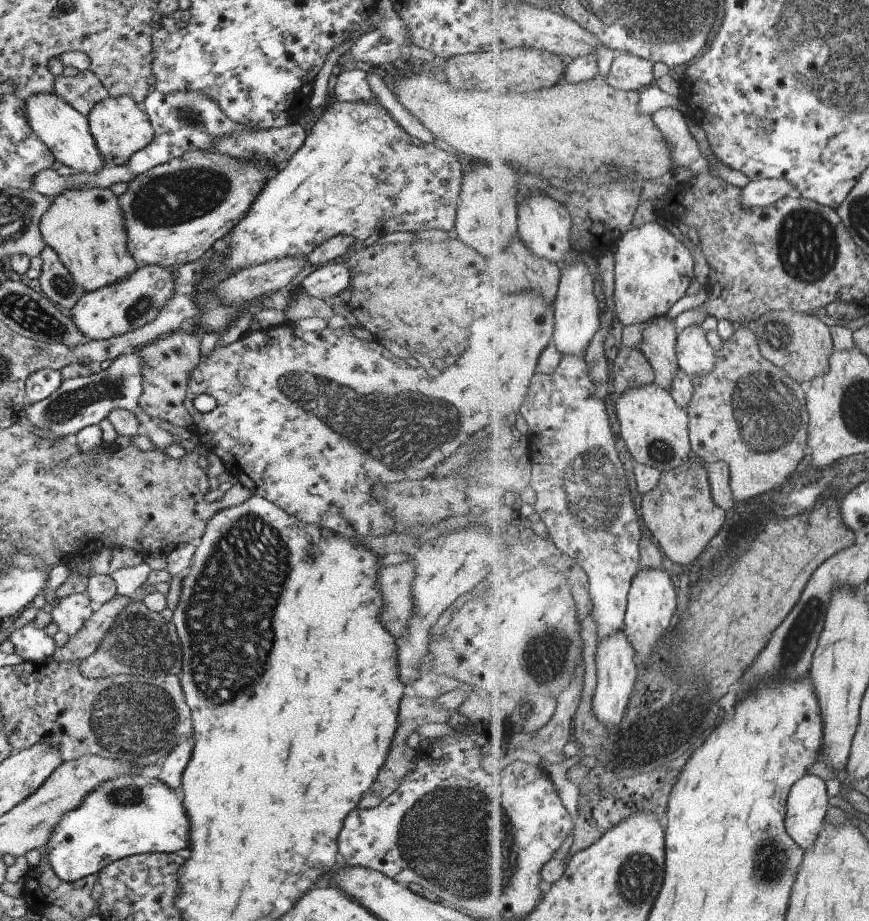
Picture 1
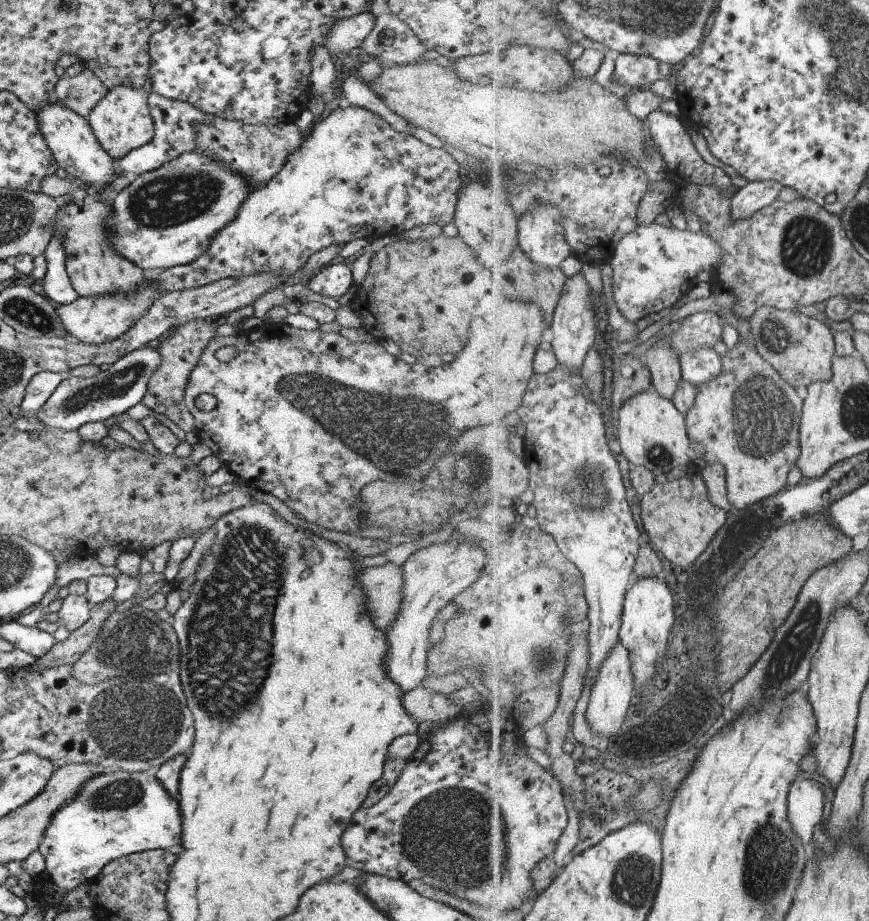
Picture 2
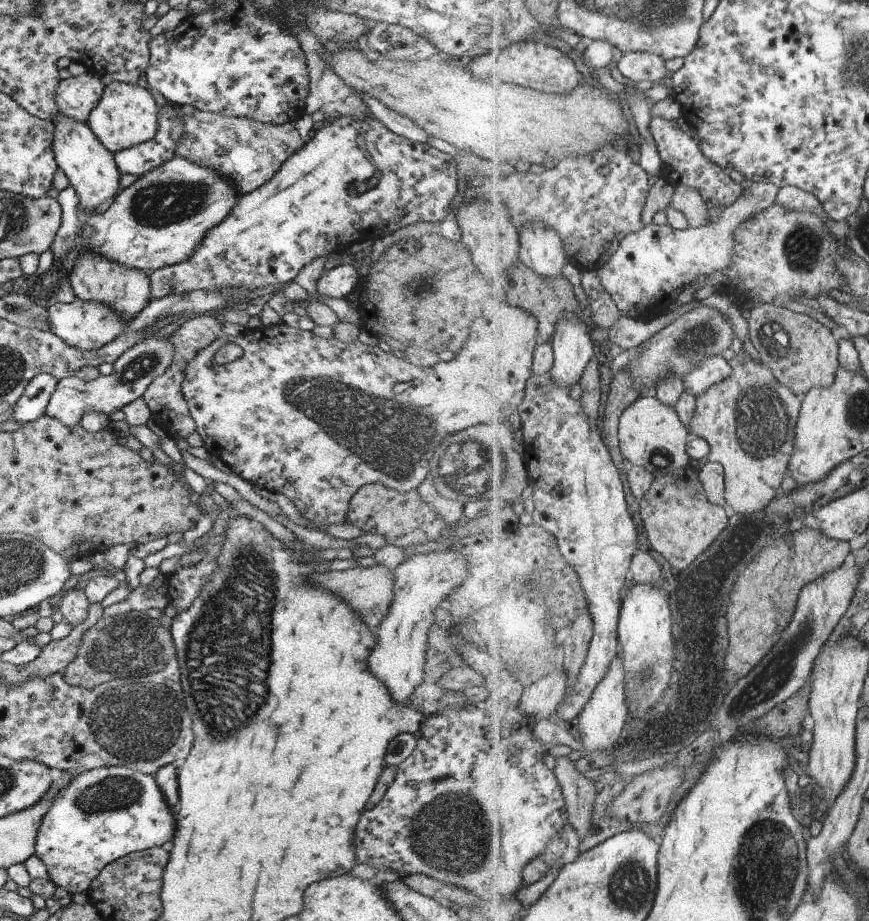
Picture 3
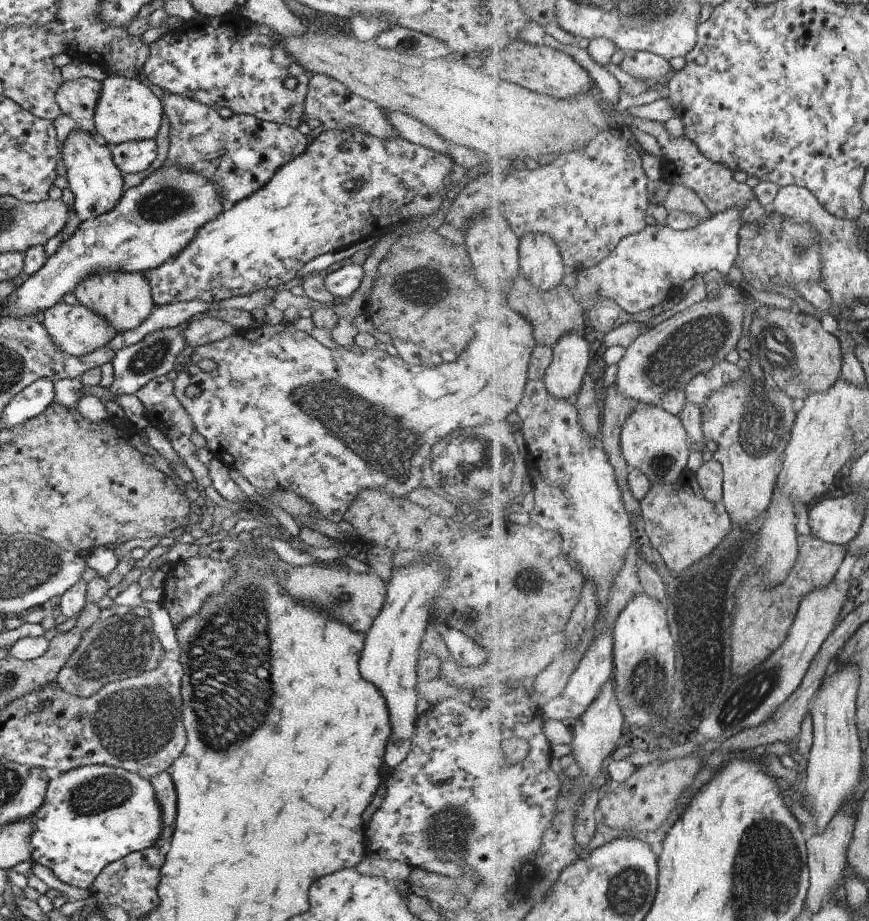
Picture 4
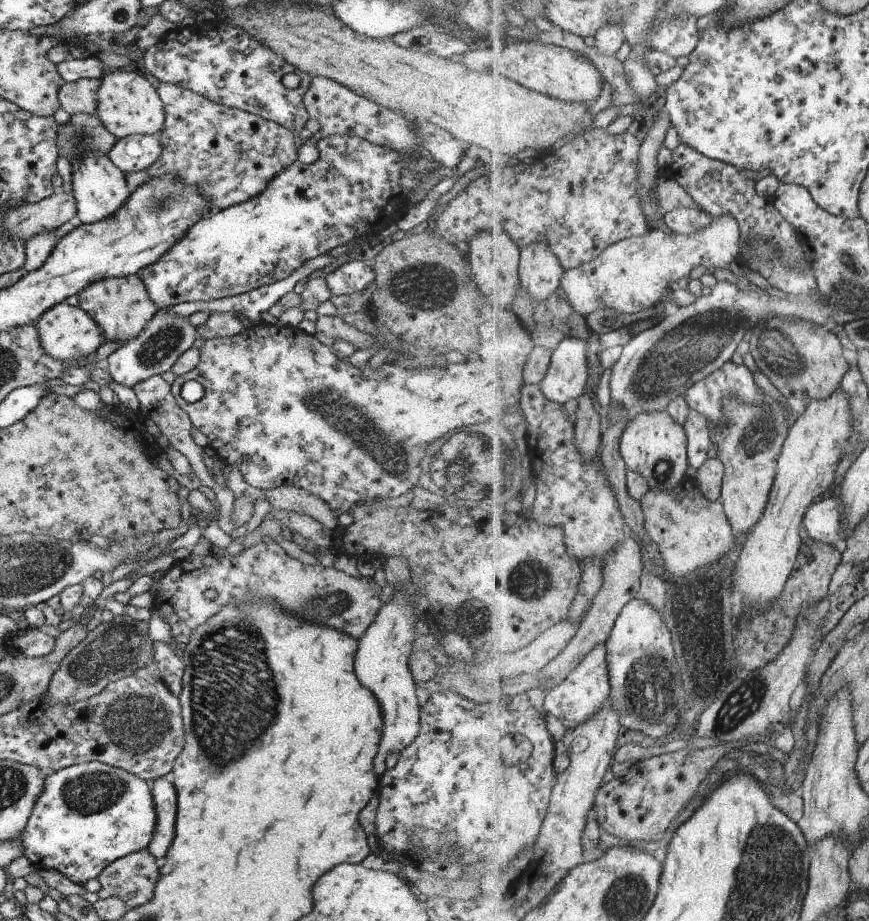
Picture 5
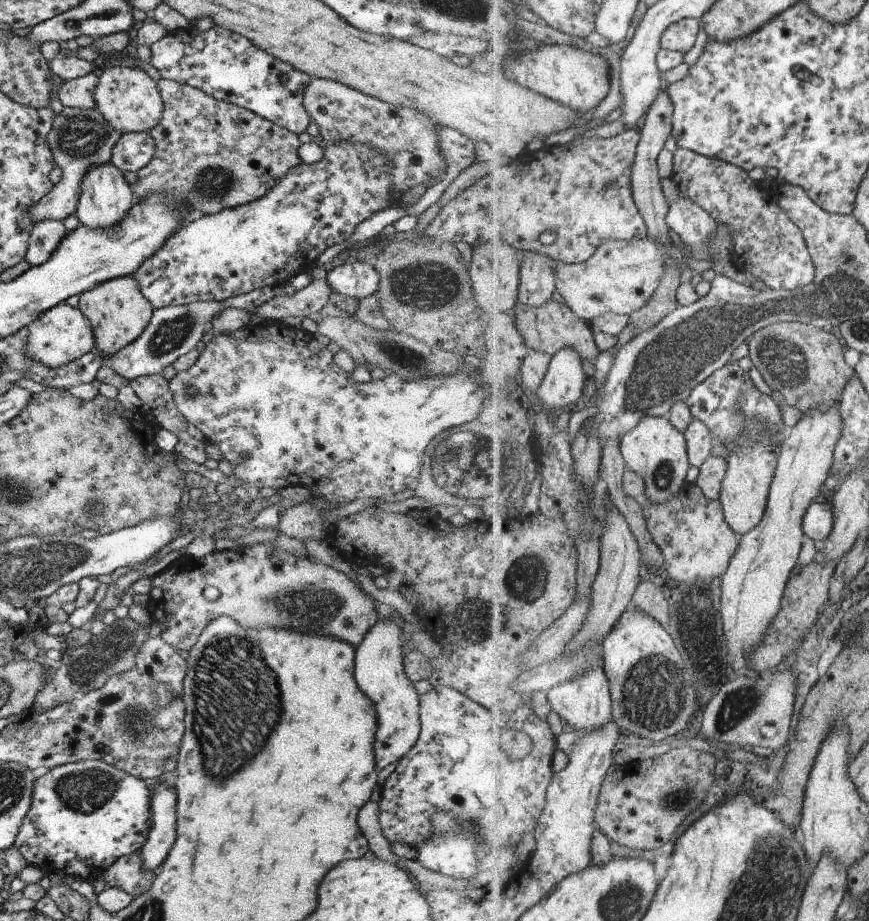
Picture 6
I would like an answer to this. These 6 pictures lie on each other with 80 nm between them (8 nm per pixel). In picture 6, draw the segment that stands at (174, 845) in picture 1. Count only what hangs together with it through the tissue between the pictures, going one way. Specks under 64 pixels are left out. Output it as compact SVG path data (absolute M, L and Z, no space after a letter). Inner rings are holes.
M79 761L53 767L43 776L33 780L30 806L21 822L21 826L19 826L19 830L17 830L17 836L15 836L15 841L12 843L12 846L29 865L38 867L45 875L48 875L50 872L60 872L67 877L77 877L86 881L89 878L97 879L99 874L101 874L112 862L115 862L117 858L139 852L141 846L145 844L150 824L150 797L147 787L148 783L143 779L135 778L103 761Z

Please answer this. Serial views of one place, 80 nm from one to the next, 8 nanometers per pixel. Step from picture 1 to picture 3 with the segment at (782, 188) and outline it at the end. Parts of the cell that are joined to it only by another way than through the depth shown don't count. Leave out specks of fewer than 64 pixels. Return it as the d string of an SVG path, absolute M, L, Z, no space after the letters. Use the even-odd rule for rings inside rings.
M755 183L730 207L723 209L715 223L686 229L650 223L639 232L628 234L611 260L597 272L617 310L636 320L651 319L671 308L685 286L693 285L699 274L727 270L734 256L734 232L747 219L775 204L779 191L776 184Z

